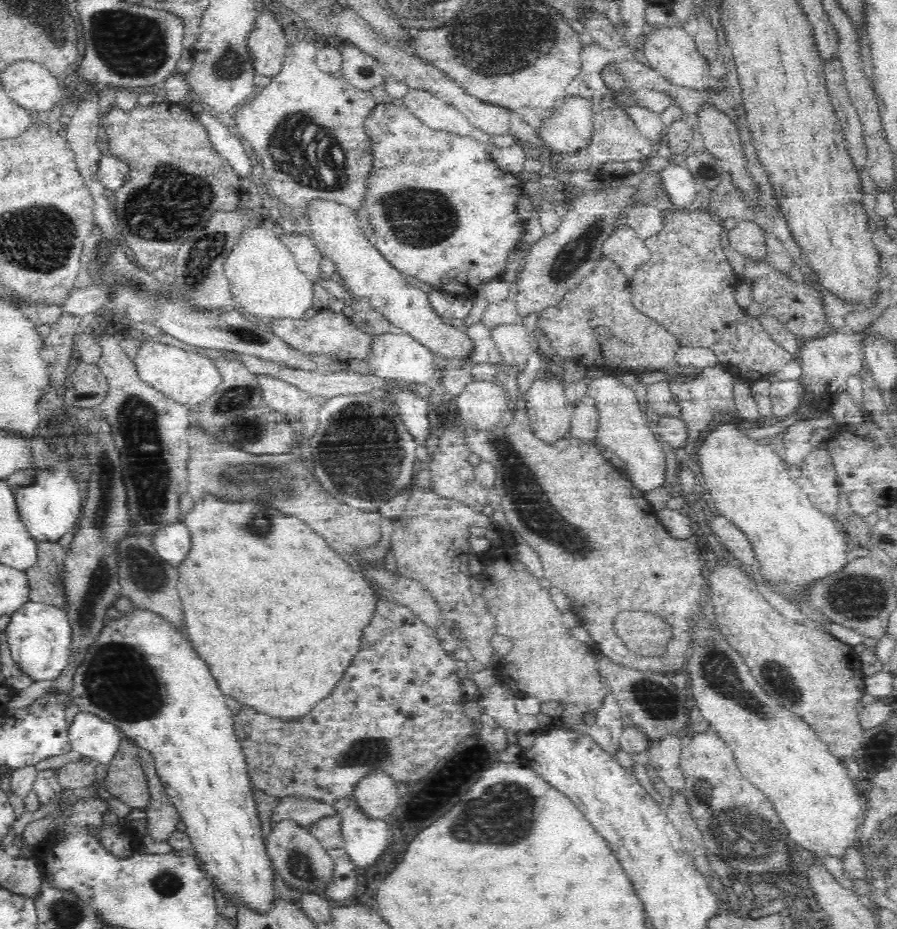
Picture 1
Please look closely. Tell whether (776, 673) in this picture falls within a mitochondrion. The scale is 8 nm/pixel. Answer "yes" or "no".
yes

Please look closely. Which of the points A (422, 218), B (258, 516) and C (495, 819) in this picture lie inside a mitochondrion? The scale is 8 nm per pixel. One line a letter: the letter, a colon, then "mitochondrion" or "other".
A: mitochondrion
B: mitochondrion
C: mitochondrion

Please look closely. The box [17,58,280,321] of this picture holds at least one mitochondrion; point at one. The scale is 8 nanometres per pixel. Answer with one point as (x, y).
(169, 202)

